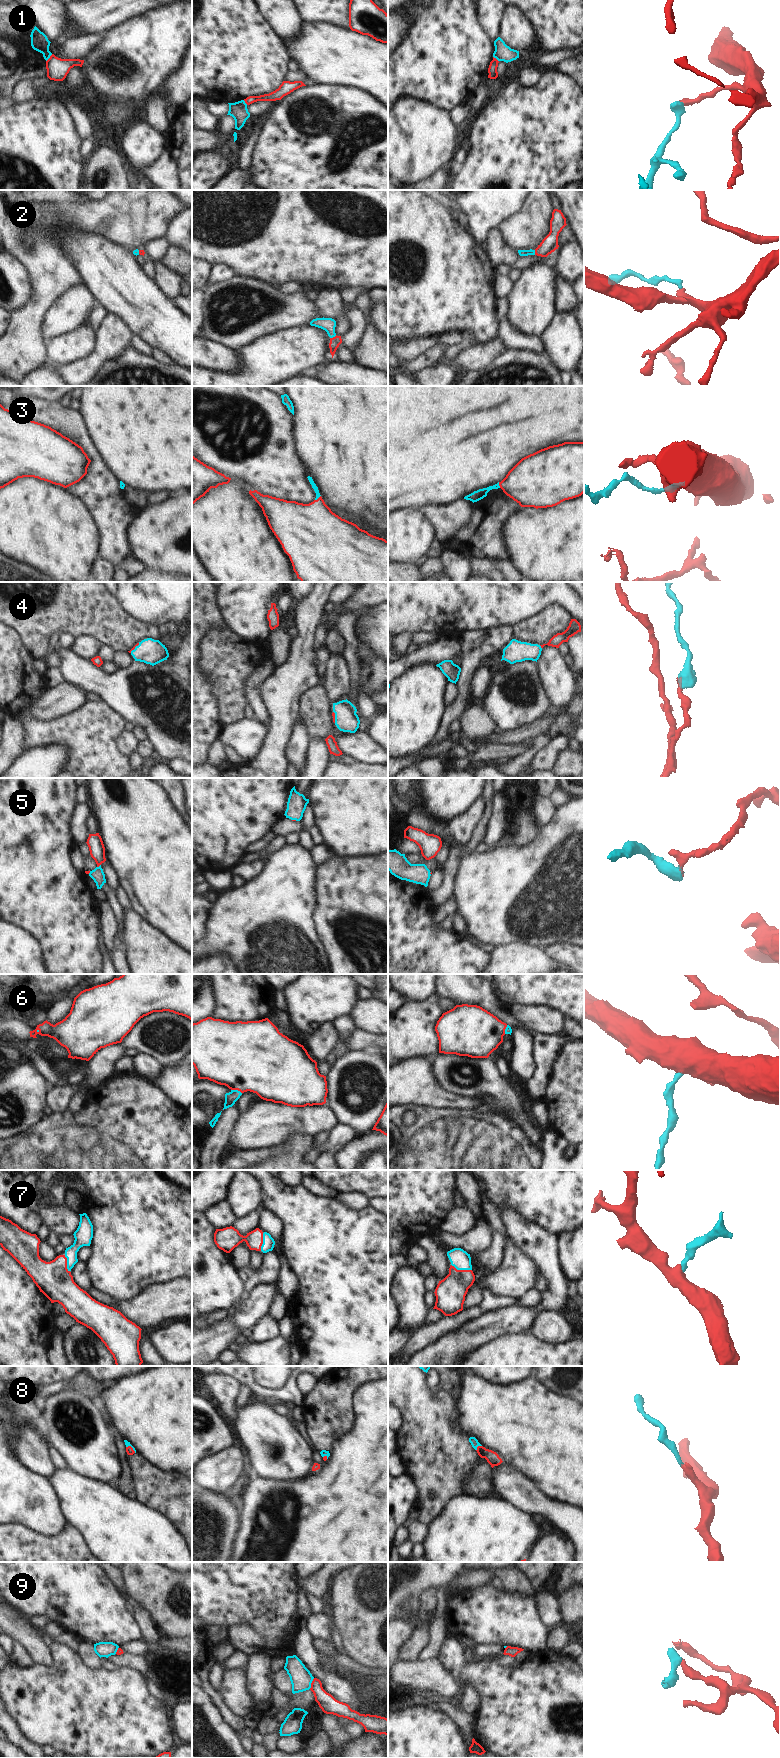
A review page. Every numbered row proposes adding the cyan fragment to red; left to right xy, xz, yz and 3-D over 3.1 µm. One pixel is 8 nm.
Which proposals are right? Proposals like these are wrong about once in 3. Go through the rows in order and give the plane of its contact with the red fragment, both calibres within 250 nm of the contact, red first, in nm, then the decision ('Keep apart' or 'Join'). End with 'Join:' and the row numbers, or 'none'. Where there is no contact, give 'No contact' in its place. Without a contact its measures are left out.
1: Touches red in xy. Thickness 180 nm (red) against 140 nm. Keep apart
2: Touches red in xz. Thickness 80 nm (red) against 110 nm. Join
3: Touches red in xz. Thickness 400 nm (red) against 40 nm. Join
4: Touches red in yz. Thickness 90 nm (red) against 180 nm. Join
5: Touches red in xy. Thickness 130 nm (red) against 100 nm. Join
6: Touches red in xz. Thickness 500 nm (red) against 100 nm. Join
7: Touches red in yz. Thickness 240 nm (red) against 160 nm. Join
8: Touches red in yz. Thickness 100 nm (red) against 70 nm. Join
9: Touches red in xz. Thickness 140 nm (red) against 170 nm. Keep apart
Join: 2, 3, 4, 5, 6, 7, 8

